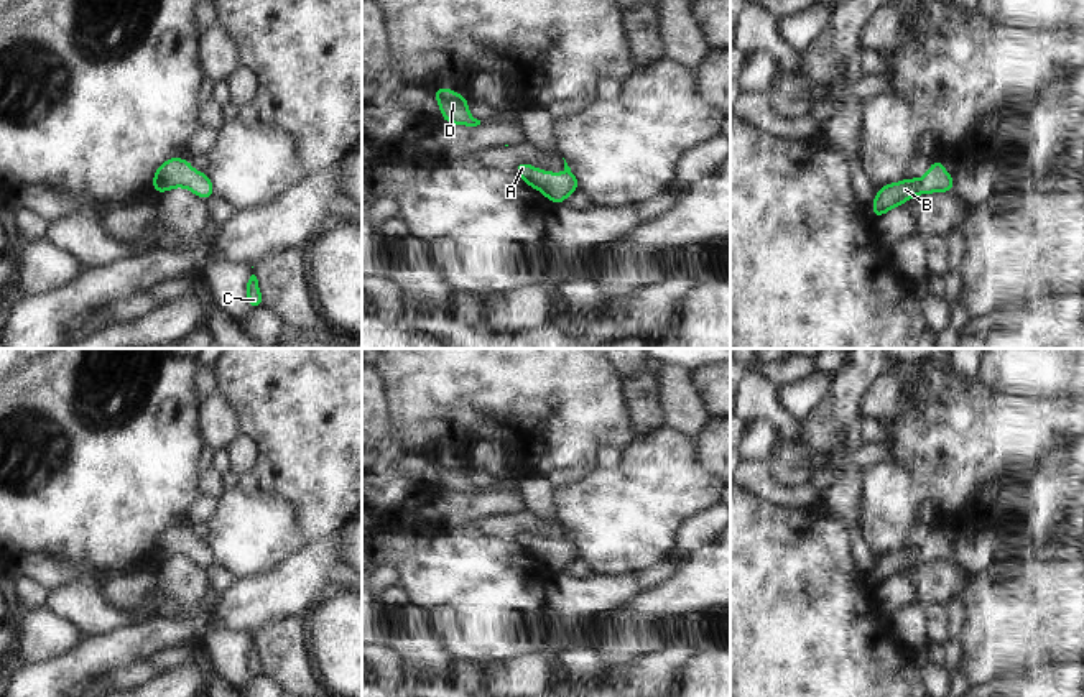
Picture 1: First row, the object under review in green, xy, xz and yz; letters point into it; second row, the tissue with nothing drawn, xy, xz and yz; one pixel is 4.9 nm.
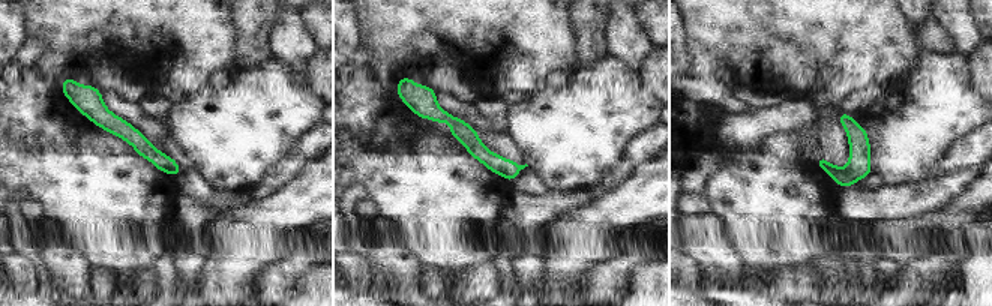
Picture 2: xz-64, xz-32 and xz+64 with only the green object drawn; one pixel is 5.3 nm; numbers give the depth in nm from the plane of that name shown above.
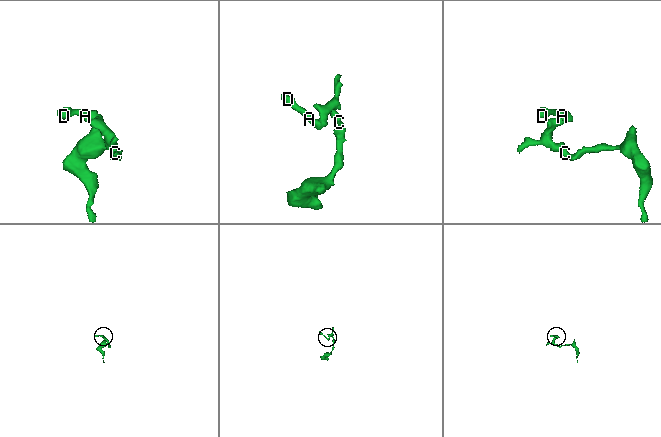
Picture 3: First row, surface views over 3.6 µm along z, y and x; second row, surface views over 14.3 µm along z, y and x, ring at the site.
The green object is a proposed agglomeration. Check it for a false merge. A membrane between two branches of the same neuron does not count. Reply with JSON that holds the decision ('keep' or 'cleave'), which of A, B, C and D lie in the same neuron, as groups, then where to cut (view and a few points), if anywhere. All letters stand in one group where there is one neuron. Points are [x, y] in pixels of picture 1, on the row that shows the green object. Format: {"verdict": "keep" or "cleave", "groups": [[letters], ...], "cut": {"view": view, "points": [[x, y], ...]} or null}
{"verdict": "keep", "groups": [["A", "B", "C", "D"]], "cut": null}

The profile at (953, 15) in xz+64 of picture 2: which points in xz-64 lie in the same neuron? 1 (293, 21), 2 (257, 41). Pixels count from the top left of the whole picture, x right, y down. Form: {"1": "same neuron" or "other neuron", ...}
{"1": "same neuron", "2": "other neuron"}

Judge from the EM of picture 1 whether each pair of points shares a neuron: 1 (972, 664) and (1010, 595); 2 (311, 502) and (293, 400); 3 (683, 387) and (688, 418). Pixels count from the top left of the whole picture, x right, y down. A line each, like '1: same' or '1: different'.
1: same
2: same
3: same

